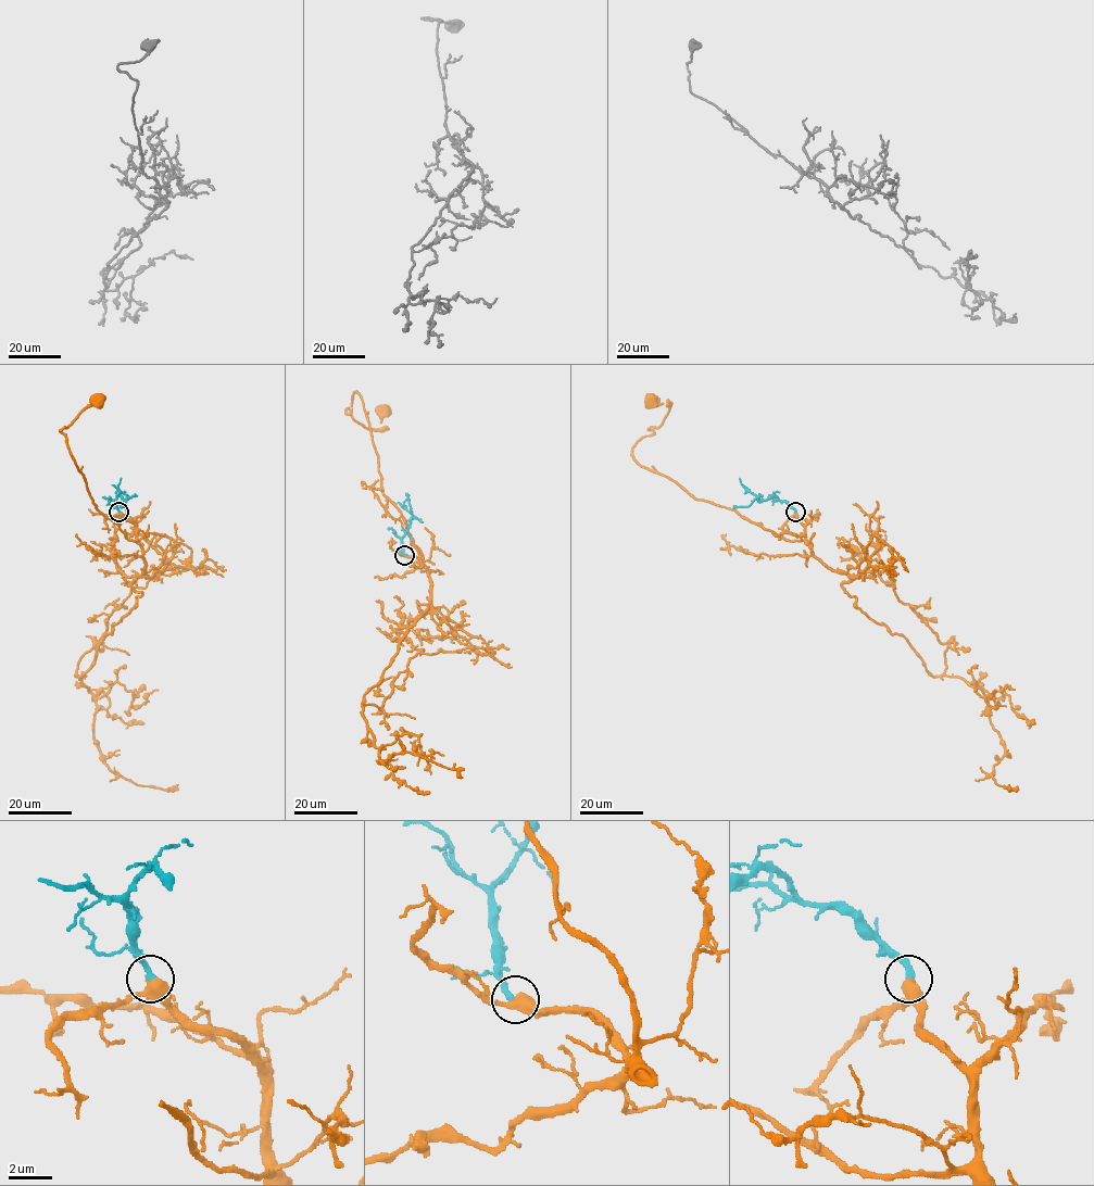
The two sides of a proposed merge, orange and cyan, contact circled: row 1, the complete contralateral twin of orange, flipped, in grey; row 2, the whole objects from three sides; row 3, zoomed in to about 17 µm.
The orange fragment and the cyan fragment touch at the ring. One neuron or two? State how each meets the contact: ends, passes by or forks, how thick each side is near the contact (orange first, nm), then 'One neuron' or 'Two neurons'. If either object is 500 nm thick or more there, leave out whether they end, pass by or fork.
At the ring orange passes by. At the ring cyan ends. Thickness 460 nm (orange) against 320 nm. One neuron

